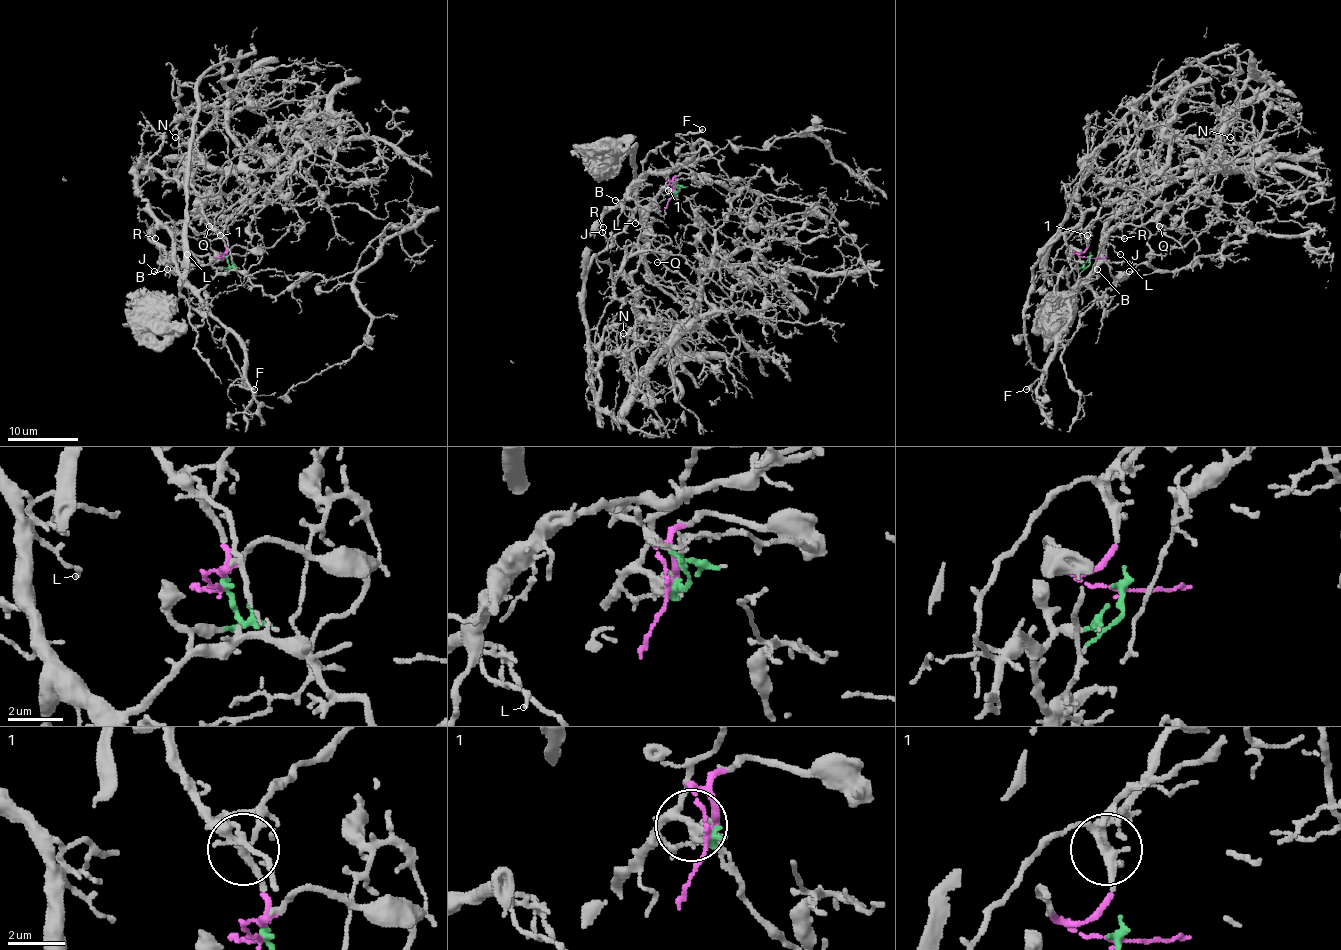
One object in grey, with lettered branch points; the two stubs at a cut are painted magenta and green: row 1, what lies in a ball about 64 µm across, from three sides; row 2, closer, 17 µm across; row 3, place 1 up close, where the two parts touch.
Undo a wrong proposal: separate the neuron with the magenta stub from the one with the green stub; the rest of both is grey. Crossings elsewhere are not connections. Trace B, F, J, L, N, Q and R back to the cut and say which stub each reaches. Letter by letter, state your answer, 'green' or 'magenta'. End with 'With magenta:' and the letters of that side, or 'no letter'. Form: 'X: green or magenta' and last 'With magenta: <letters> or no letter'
B: green
F: green
J: green
L: green
N: magenta
Q: magenta
R: green
With magenta: N, Q

